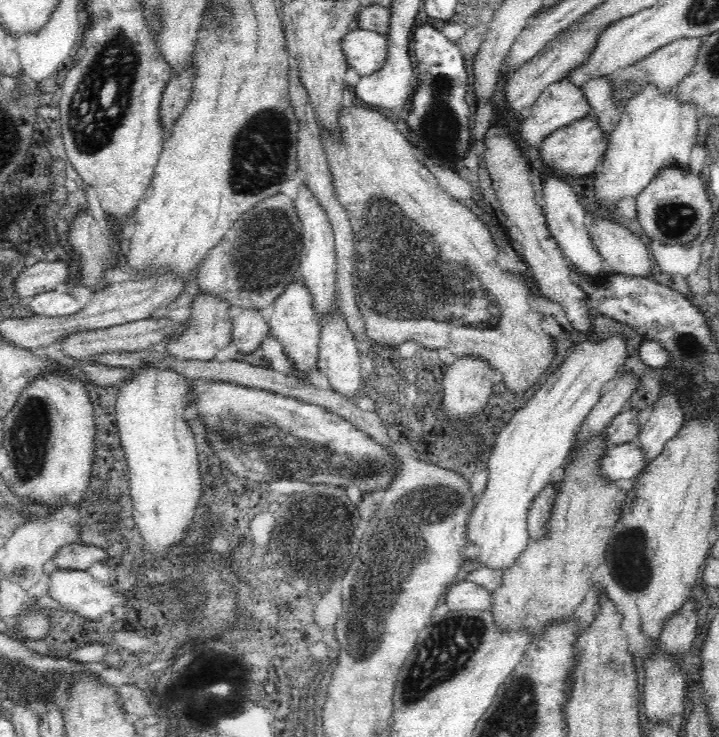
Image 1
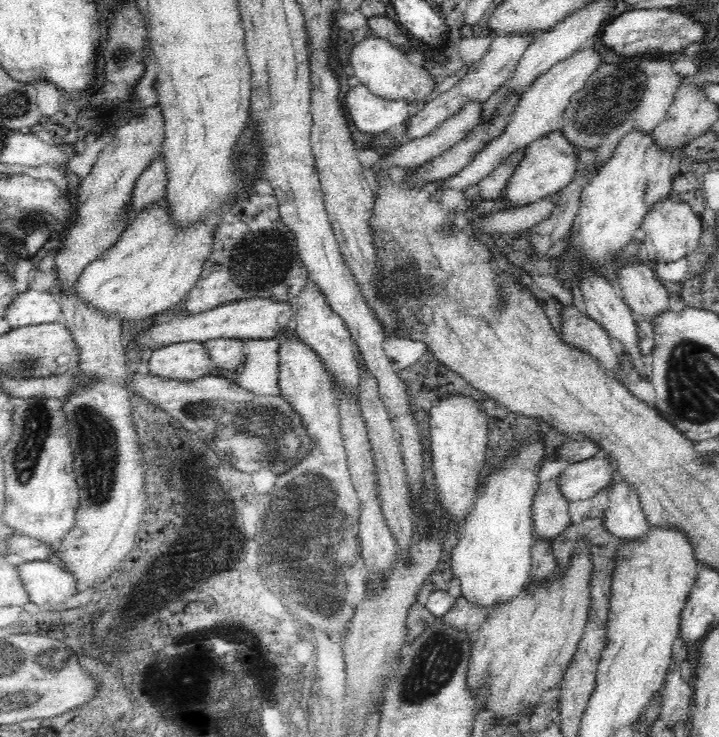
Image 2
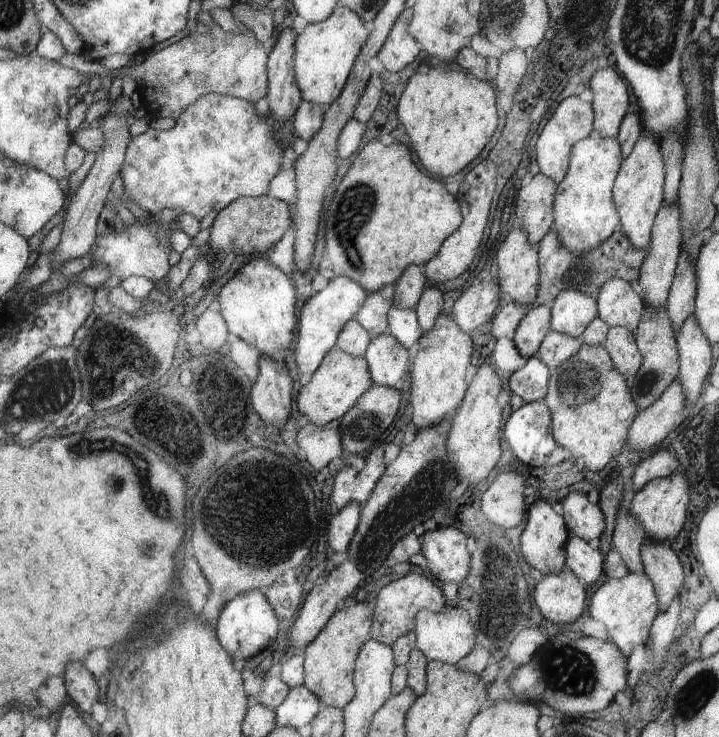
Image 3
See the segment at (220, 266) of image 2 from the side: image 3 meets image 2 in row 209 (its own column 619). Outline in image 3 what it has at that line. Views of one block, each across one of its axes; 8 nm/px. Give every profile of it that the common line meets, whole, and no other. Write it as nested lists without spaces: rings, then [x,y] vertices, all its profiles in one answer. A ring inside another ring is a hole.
[[[549,230],[547,236],[543,238],[543,242],[537,246],[537,250],[541,254],[541,262],[539,262],[541,264],[541,284],[539,284],[539,298],[533,304],[535,308],[549,306],[555,300],[555,296],[563,290],[575,290],[575,292],[595,298],[607,280],[627,280],[627,282],[635,284],[635,280],[641,276],[641,264],[645,260],[645,252],[633,248],[629,238],[621,230],[611,234],[607,238],[607,242],[601,244],[599,248],[593,248],[591,252],[583,252],[579,256],[575,256],[573,252],[563,248],[557,232]]]

